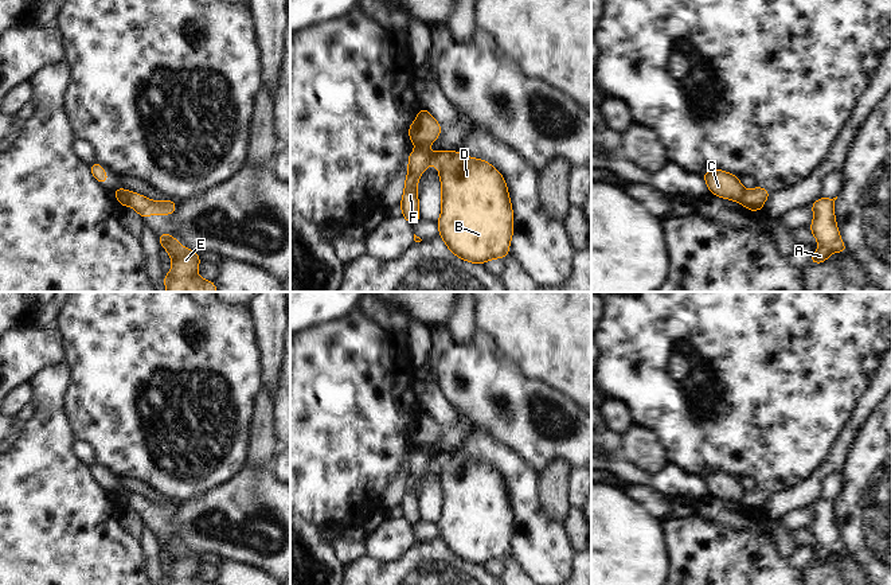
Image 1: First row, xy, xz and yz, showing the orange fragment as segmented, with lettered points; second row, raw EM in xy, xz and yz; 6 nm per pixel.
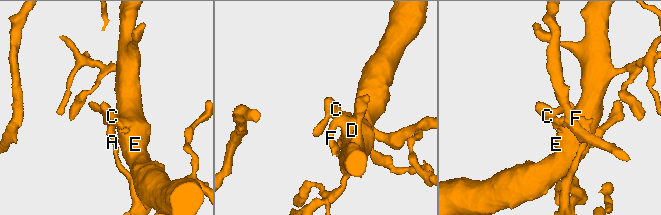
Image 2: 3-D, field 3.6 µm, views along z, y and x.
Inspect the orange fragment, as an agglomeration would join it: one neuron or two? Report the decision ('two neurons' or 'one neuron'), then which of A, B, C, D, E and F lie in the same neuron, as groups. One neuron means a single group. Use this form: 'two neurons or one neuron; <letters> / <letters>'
two neurons; A F / B C D E

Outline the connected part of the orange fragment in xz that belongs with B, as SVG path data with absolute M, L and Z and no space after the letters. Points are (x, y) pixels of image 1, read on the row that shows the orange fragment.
M437 151L434 164L442 183L442 214L437 221L439 237L449 250L464 261L484 264L509 253L513 214L507 184L488 161L466 157L454 151Z

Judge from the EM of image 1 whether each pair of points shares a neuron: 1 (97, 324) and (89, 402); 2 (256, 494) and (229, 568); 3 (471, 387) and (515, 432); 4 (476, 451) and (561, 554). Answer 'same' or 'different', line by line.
1: same
2: different
3: same
4: same

